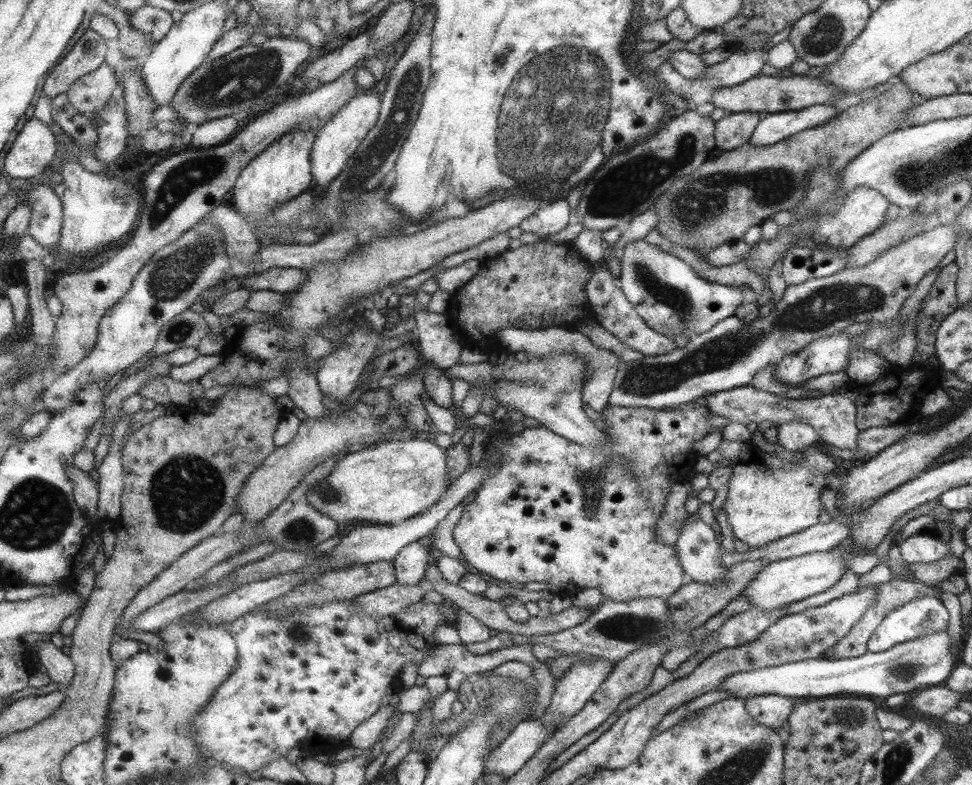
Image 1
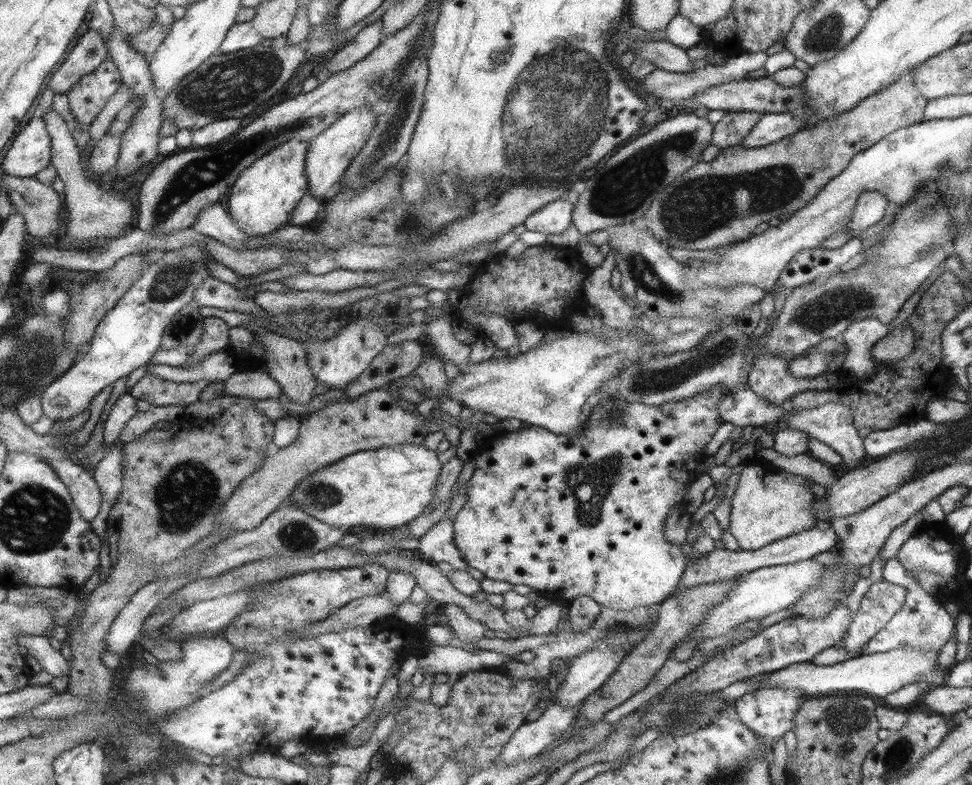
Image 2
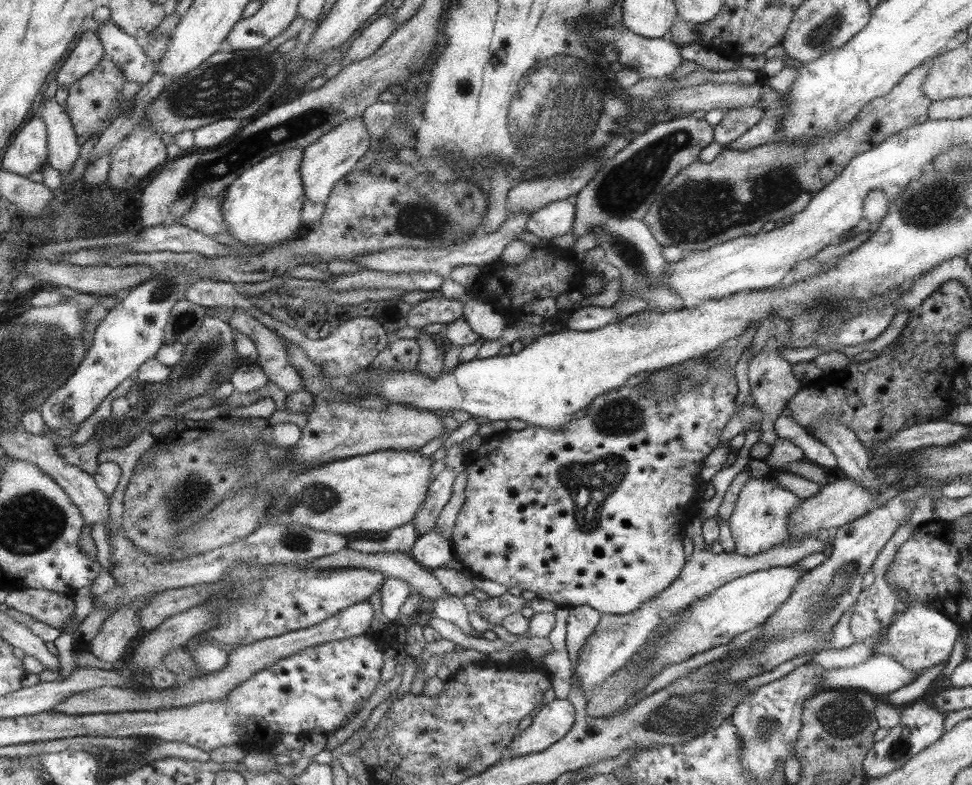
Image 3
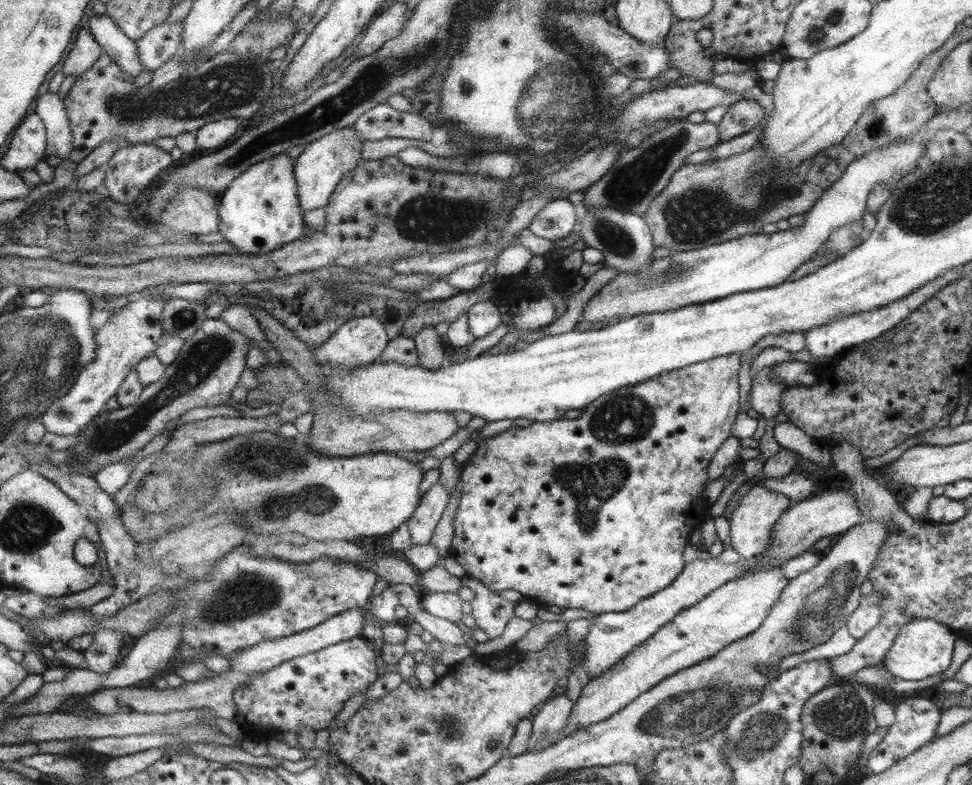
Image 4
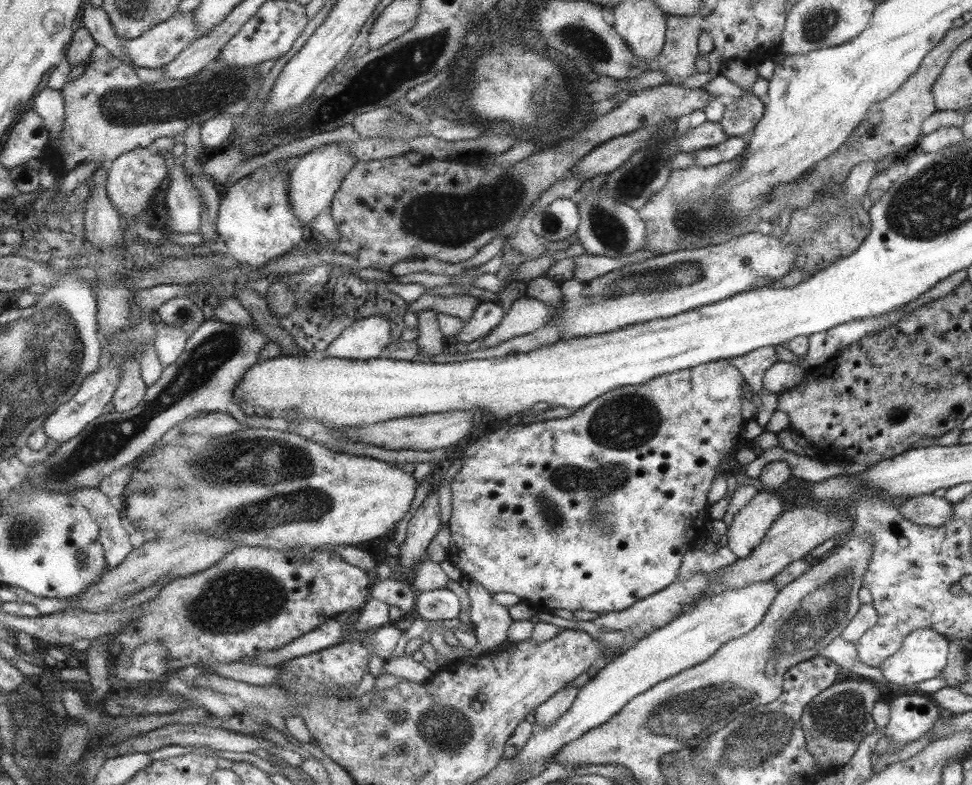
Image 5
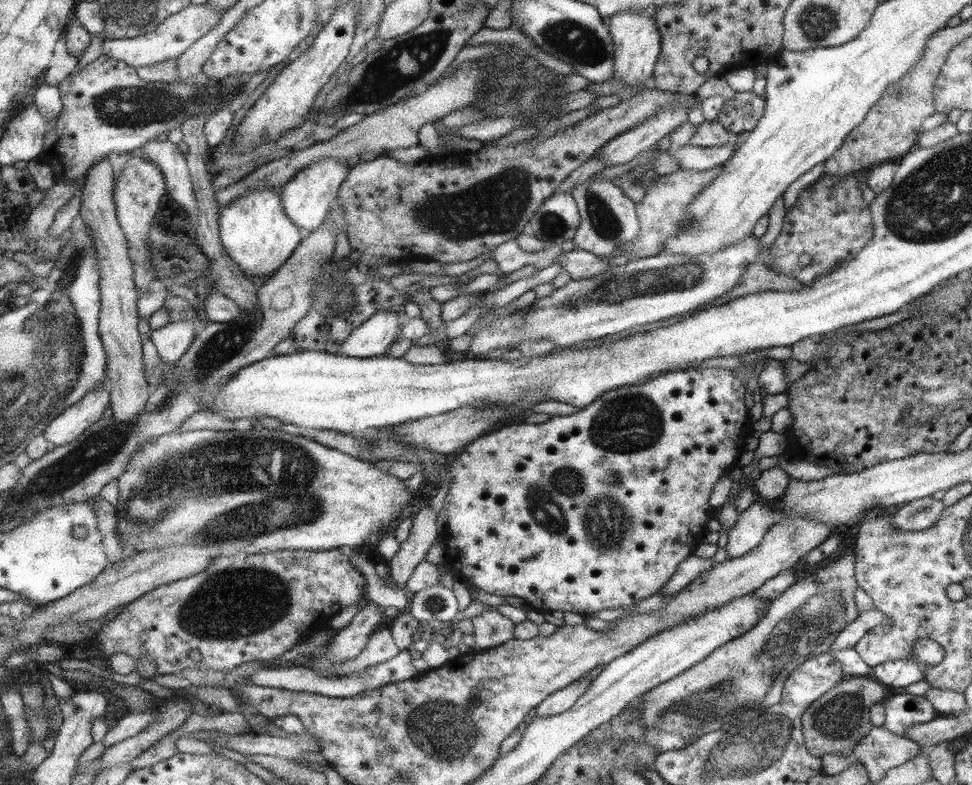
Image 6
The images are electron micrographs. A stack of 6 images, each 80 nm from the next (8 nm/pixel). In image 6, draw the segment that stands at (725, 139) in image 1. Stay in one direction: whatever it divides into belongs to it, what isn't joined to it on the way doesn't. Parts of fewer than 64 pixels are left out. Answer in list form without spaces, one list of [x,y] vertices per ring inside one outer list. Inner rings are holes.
[[[751,90],[726,96],[715,120],[727,132],[742,136],[753,130],[763,115],[764,97]]]

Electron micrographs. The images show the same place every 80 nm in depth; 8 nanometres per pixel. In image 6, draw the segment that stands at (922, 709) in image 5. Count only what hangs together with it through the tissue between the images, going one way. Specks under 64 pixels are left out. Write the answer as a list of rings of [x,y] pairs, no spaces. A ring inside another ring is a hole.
[[[899,694],[882,701],[884,721],[882,726],[889,732],[902,736],[907,727],[927,722],[939,716],[923,696]]]

